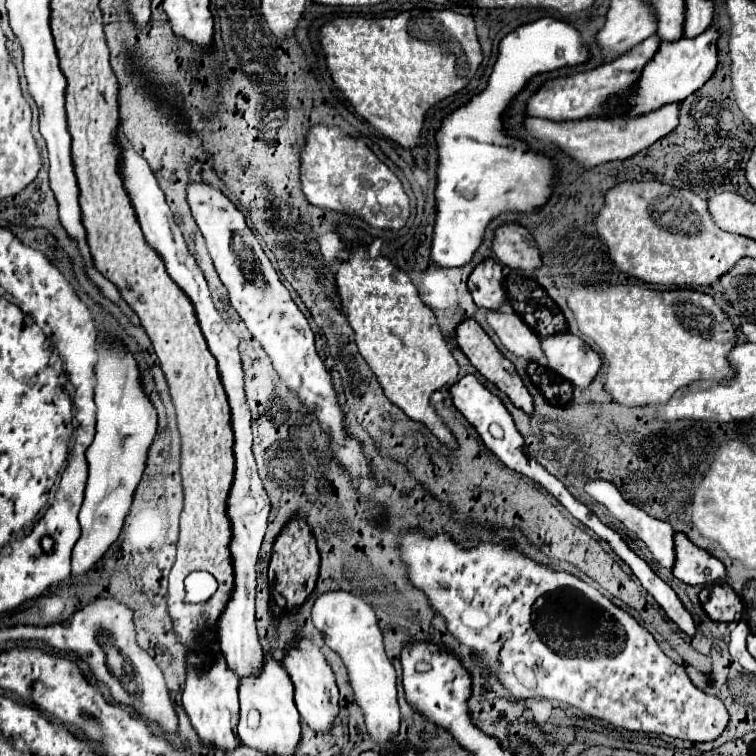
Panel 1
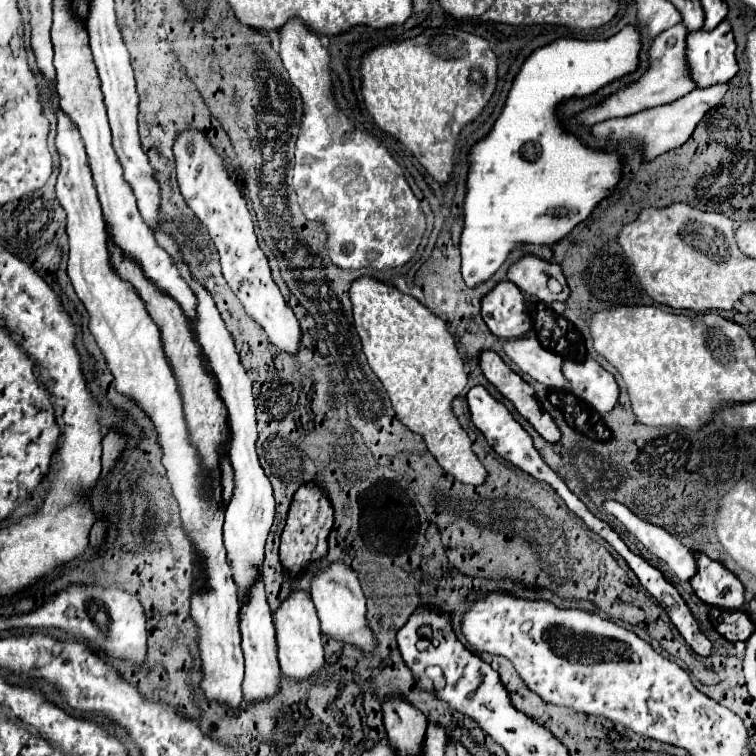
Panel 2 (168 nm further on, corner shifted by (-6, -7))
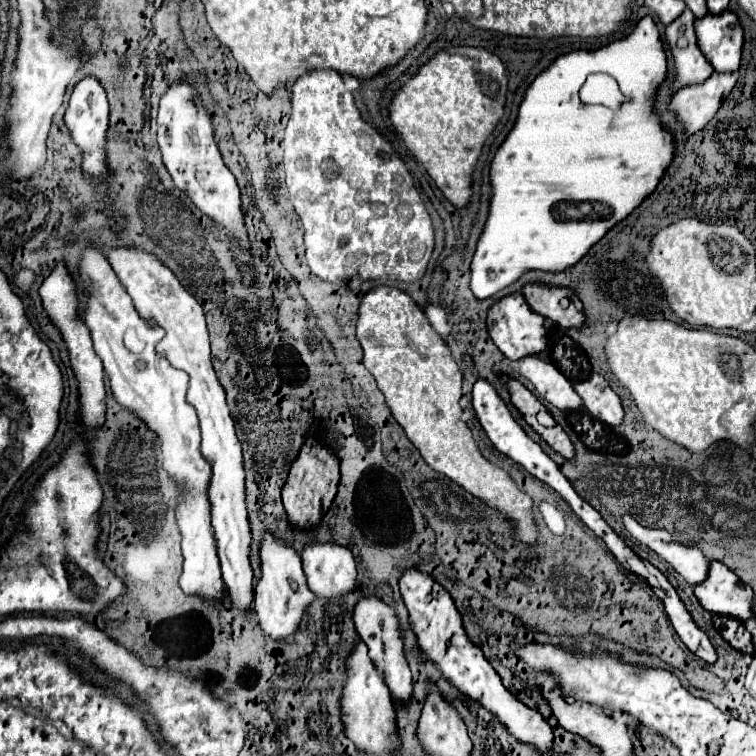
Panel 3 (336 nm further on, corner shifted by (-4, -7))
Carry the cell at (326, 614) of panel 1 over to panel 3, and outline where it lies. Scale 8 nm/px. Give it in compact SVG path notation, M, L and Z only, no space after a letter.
M332 541L306 543L302 549L302 569L316 597L340 597L356 585L356 561L352 551Z

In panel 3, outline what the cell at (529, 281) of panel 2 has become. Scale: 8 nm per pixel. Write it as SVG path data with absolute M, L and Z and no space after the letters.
M526 285L522 295L534 313L552 319L556 325L564 329L580 329L584 323L582 301L570 289Z

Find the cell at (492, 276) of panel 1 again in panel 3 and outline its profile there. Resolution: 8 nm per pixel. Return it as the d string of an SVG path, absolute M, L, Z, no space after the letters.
M520 293L508 295L508 297L500 299L498 303L494 303L492 309L488 311L486 325L488 325L490 339L496 343L496 347L510 361L518 361L518 359L530 357L530 355L542 355L546 351L546 347L548 347L546 329L544 329L544 317L534 313Z

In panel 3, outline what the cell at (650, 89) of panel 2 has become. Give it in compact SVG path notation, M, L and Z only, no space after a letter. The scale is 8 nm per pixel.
M684 9L684 13L666 27L666 43L670 45L676 63L674 89L702 83L714 73L712 65L698 49L694 33L694 15L690 13L690 9Z

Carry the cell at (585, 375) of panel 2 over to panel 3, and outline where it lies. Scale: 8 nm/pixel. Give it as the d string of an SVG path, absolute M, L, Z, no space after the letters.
M592 375L586 381L574 383L576 393L582 397L588 413L612 427L622 425L624 409L620 403L620 397L612 391L608 381L602 375Z

